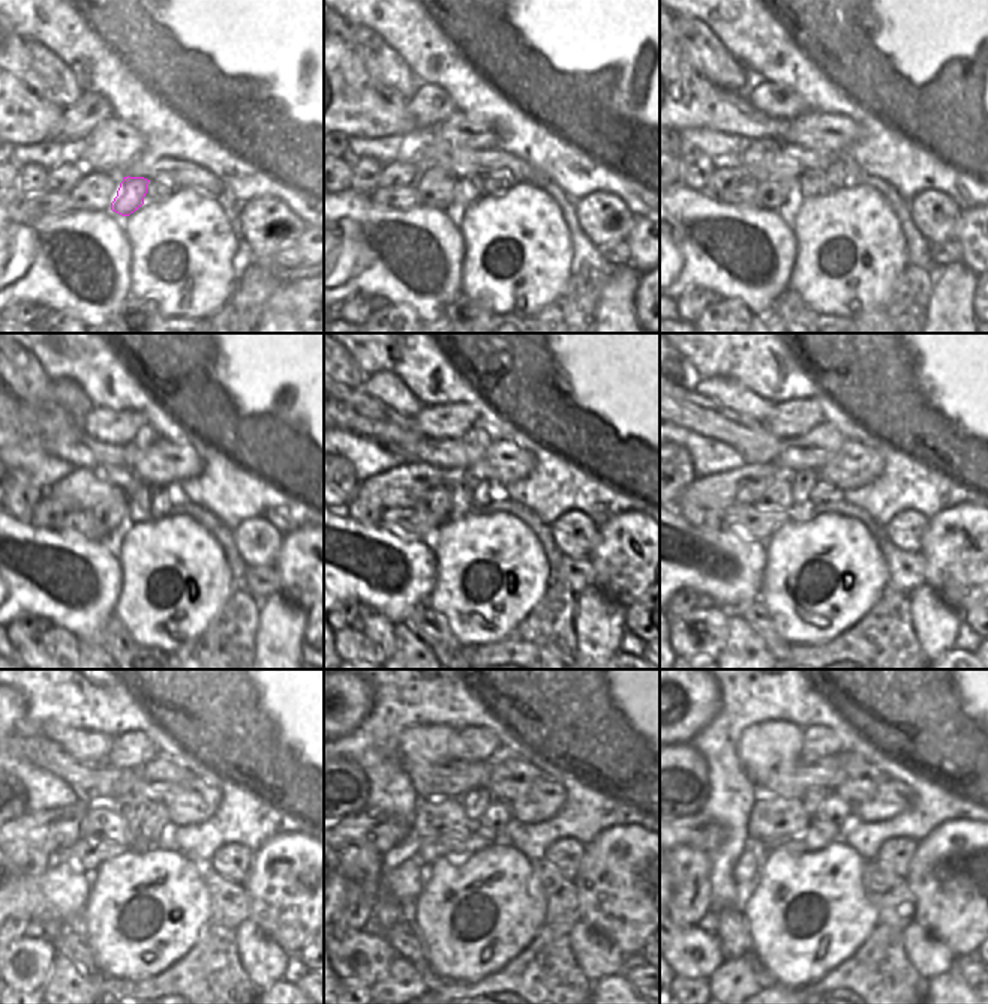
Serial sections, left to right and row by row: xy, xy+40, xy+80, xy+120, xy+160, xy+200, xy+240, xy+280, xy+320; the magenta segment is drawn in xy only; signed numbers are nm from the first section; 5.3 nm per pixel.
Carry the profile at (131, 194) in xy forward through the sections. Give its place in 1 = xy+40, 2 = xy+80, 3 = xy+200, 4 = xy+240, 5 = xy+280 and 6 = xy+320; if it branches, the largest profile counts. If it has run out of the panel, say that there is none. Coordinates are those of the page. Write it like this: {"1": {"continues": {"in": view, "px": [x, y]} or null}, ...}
{"1": {"continues": {"in": "xy+40", "px": [471, 188]}}, "2": {"continues": {"in": "xy+80", "px": [810, 183]}}, "3": {"continues": {"in": "xy+200", "px": [802, 480]}}, "4": {"continues": {"in": "xy+240", "px": [132, 809]}}, "5": {"continues": {"in": "xy+280", "px": [474, 802]}}, "6": {"continues": {"in": "xy+320", "px": [814, 796]}}}

